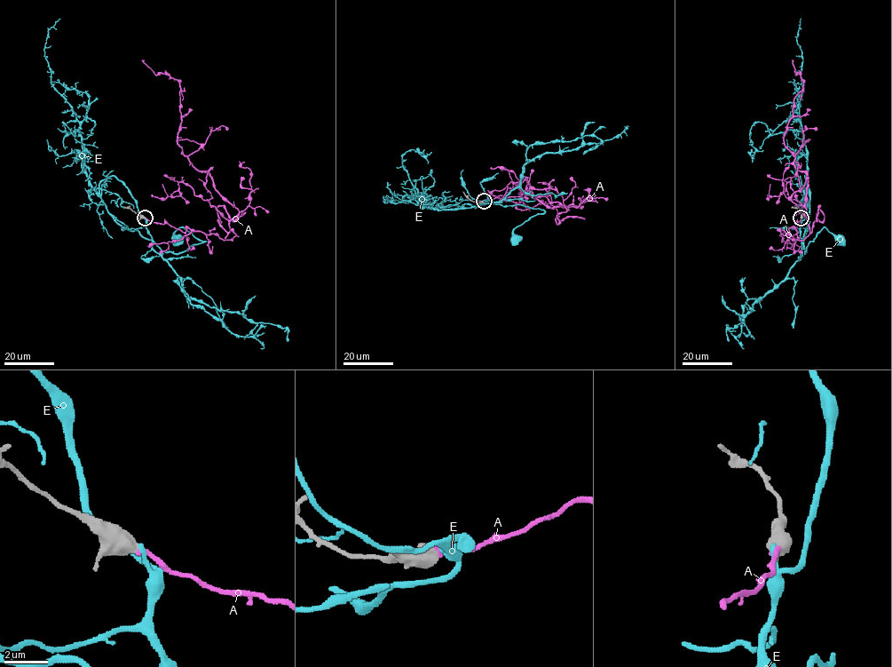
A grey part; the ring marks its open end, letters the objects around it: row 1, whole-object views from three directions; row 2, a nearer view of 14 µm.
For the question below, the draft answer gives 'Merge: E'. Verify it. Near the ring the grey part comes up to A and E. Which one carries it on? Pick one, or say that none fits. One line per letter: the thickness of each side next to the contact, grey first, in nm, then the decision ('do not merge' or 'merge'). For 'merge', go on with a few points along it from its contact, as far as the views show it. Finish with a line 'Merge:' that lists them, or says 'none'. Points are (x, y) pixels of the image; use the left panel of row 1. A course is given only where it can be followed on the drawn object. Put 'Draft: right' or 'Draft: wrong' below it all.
A: calibres 650 and 220 nm; merge; course (144, 218), (224, 241), (239, 211), (178, 146), (179, 83), (156, 75), (142, 59)
E: calibres 650 and 200 nm; do not merge
Merge: A
Draft: wrong

